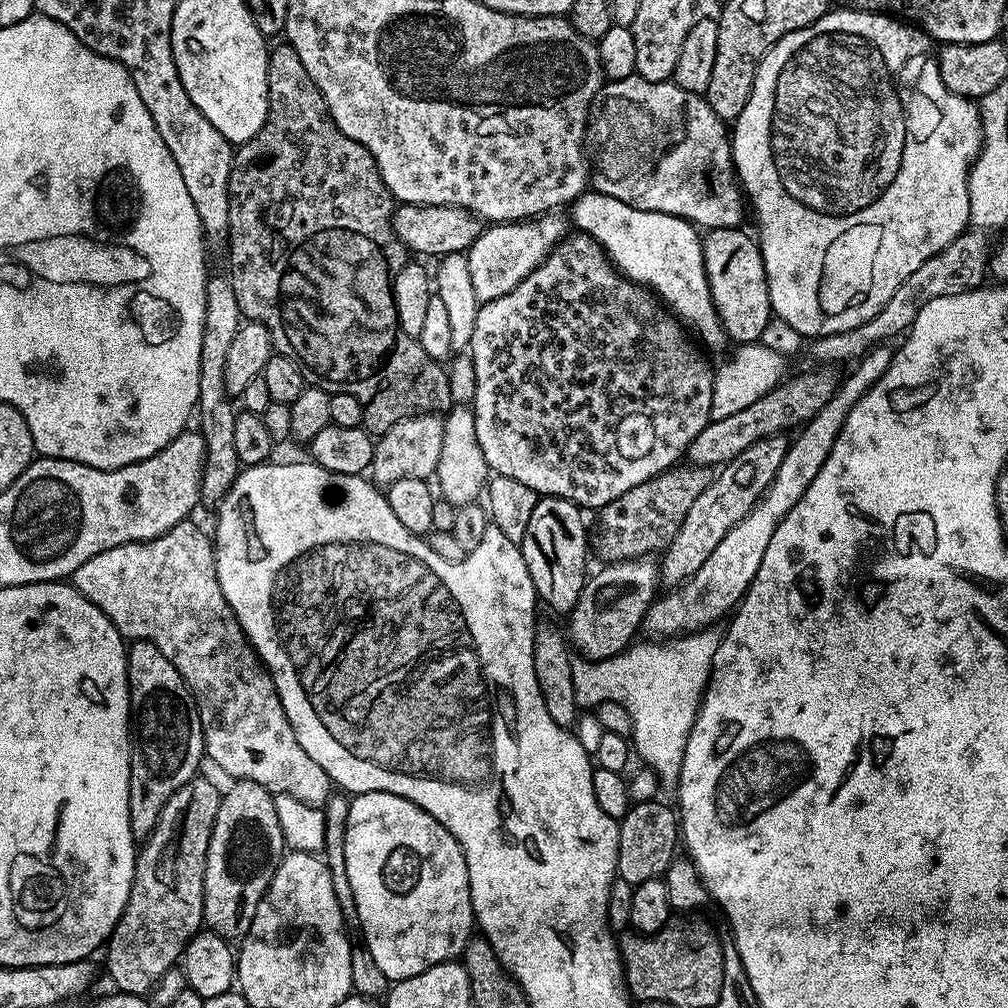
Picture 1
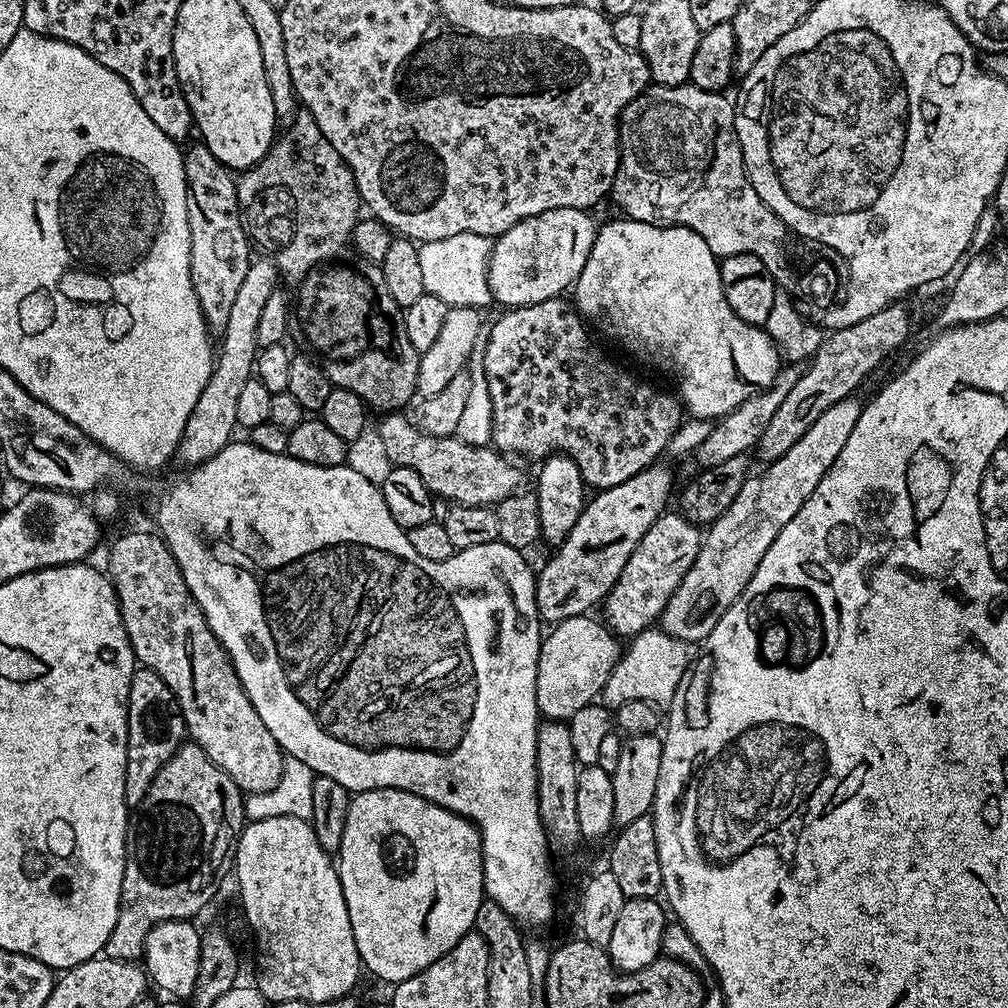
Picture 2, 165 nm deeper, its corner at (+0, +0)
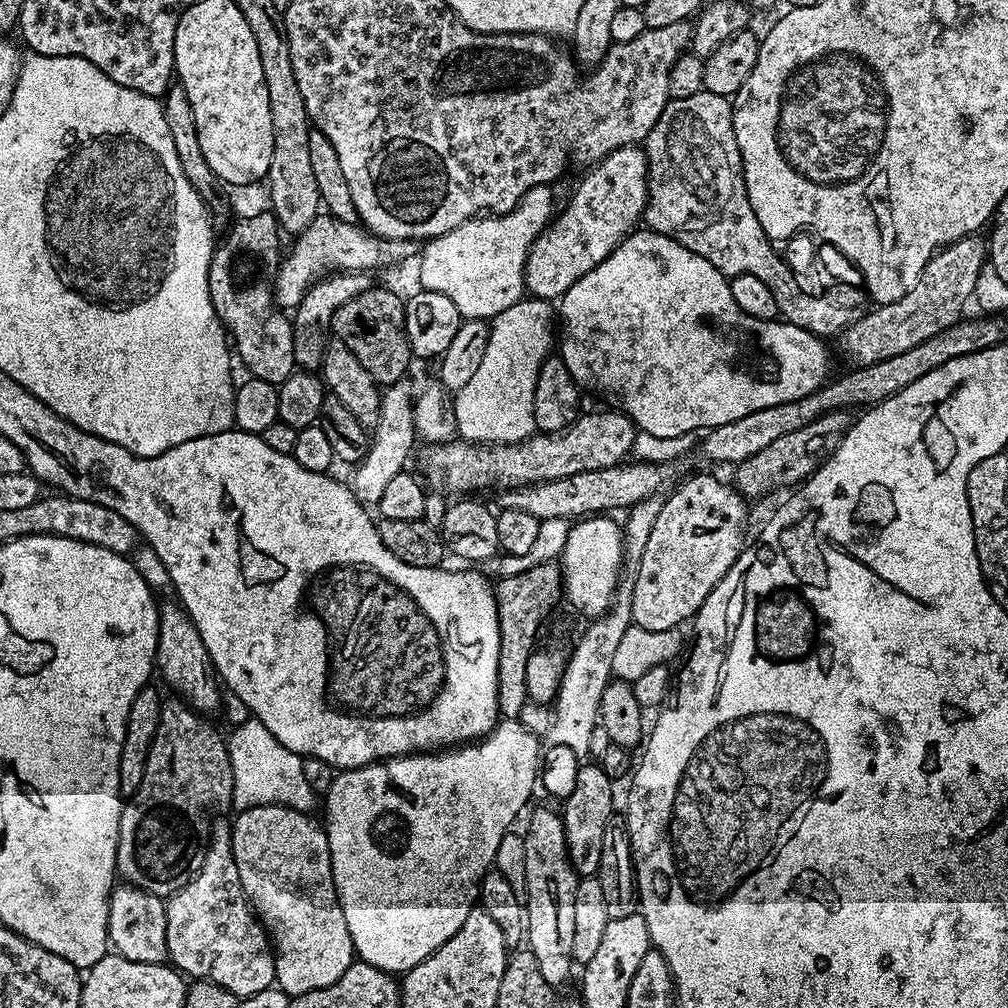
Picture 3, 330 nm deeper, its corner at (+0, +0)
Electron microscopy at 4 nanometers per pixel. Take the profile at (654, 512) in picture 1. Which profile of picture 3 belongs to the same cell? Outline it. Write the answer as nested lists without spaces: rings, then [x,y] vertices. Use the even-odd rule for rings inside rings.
[[[847,411],[827,412],[825,416],[820,416],[814,422],[802,426],[802,430],[794,430],[783,438],[770,442],[770,446],[758,450],[754,458],[746,458],[742,463],[735,465],[736,491],[745,498],[751,498],[751,496],[764,496],[767,492],[776,492],[779,488],[795,489],[832,455],[853,423],[853,417]]]

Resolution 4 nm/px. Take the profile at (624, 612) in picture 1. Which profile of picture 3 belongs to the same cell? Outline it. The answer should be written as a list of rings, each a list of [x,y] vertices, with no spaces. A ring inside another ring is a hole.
[[[689,475],[683,481],[685,484],[672,497],[667,497],[664,500],[664,505],[658,514],[658,519],[654,522],[654,530],[650,530],[650,538],[646,542],[646,550],[642,553],[642,562],[636,575],[636,581],[634,582],[632,614],[632,624],[642,630],[670,630],[671,628],[680,628],[683,625],[683,620],[691,621],[696,613],[699,612],[700,607],[706,602],[708,595],[721,587],[719,585],[720,579],[723,581],[727,577],[729,570],[734,566],[734,562],[746,547],[746,541],[744,541],[744,523],[748,520],[748,508],[744,505],[747,504],[745,497],[741,496],[735,487],[728,485],[727,488],[716,476],[691,476]]]

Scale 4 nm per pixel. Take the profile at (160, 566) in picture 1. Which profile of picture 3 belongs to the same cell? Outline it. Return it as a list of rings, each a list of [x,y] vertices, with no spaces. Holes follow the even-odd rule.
[[[161,603],[159,610],[160,629],[155,667],[164,675],[165,682],[176,691],[173,693],[183,697],[189,708],[195,708],[201,714],[212,714],[208,712],[219,706],[222,684],[213,669],[212,659],[208,657],[202,634],[198,634],[194,622],[179,603]]]

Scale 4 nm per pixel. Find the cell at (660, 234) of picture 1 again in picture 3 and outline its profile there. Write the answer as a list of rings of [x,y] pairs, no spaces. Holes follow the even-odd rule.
[[[637,230],[625,236],[624,241],[606,259],[598,262],[594,270],[582,274],[582,278],[578,278],[578,282],[574,282],[574,286],[570,286],[570,290],[566,290],[560,297],[558,320],[559,323],[560,320],[564,323],[564,337],[561,340],[559,337],[558,340],[558,355],[564,361],[566,370],[570,370],[574,382],[581,389],[593,388],[594,391],[609,396],[619,411],[632,418],[639,431],[659,438],[684,438],[688,436],[687,432],[699,433],[701,430],[717,428],[746,414],[754,414],[754,410],[762,410],[766,406],[778,406],[782,402],[806,398],[811,392],[817,392],[830,376],[828,348],[824,345],[827,343],[821,337],[802,326],[794,326],[783,318],[759,320],[746,314],[740,309],[738,302],[734,302],[729,277],[710,266],[706,258],[694,254],[694,250],[686,250],[686,246],[661,232]]]

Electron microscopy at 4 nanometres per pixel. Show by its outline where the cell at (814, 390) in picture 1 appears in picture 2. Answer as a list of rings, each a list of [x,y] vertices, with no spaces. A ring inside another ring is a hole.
[[[664,462],[651,464],[644,468],[634,478],[626,478],[626,482],[618,482],[618,486],[599,489],[596,497],[589,499],[581,510],[580,517],[574,522],[573,529],[559,547],[552,552],[548,565],[539,569],[536,576],[536,611],[541,621],[559,622],[566,618],[583,616],[593,611],[592,607],[603,605],[608,591],[618,582],[618,574],[622,574],[622,566],[630,562],[630,554],[642,542],[646,530],[654,526],[654,522],[663,516],[669,507],[668,499],[672,496],[672,472]]]

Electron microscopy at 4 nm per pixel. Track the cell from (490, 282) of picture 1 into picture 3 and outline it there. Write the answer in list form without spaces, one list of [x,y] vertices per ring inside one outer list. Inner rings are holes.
[[[643,147],[614,150],[606,159],[589,167],[587,171],[588,173],[581,178],[572,201],[565,206],[564,213],[561,216],[559,213],[549,223],[528,251],[524,267],[524,286],[537,300],[559,301],[564,292],[570,290],[570,286],[574,286],[578,278],[582,278],[582,274],[594,270],[594,266],[606,259],[624,241],[625,236],[637,231],[644,208],[648,205],[648,160],[644,156]]]

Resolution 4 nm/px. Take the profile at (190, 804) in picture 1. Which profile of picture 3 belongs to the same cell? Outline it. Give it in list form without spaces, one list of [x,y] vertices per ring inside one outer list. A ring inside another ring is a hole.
[[[172,698],[176,700],[168,700],[165,699],[160,706],[160,717],[158,718],[158,730],[154,734],[154,738],[152,739],[152,745],[150,746],[150,754],[148,755],[148,761],[146,762],[146,774],[142,774],[142,786],[138,786],[138,790],[136,791],[136,795],[131,797],[121,807],[120,809],[120,833],[118,834],[118,846],[116,847],[116,871],[118,873],[119,879],[123,881],[125,885],[131,886],[133,888],[140,888],[143,892],[149,892],[150,894],[154,894],[155,896],[161,898],[167,898],[169,896],[174,895],[178,890],[182,890],[182,886],[186,886],[191,882],[193,876],[196,875],[197,872],[200,871],[200,867],[204,864],[204,849],[208,846],[208,836],[212,832],[212,823],[215,820],[221,819],[225,815],[224,811],[229,811],[232,808],[232,787],[234,786],[234,774],[232,773],[232,763],[230,762],[230,754],[228,753],[228,745],[226,743],[225,737],[222,735],[220,737],[220,732],[215,728],[214,725],[211,724],[211,719],[205,718],[201,713],[197,712],[195,708],[189,708],[187,703],[183,699],[180,698]]]

